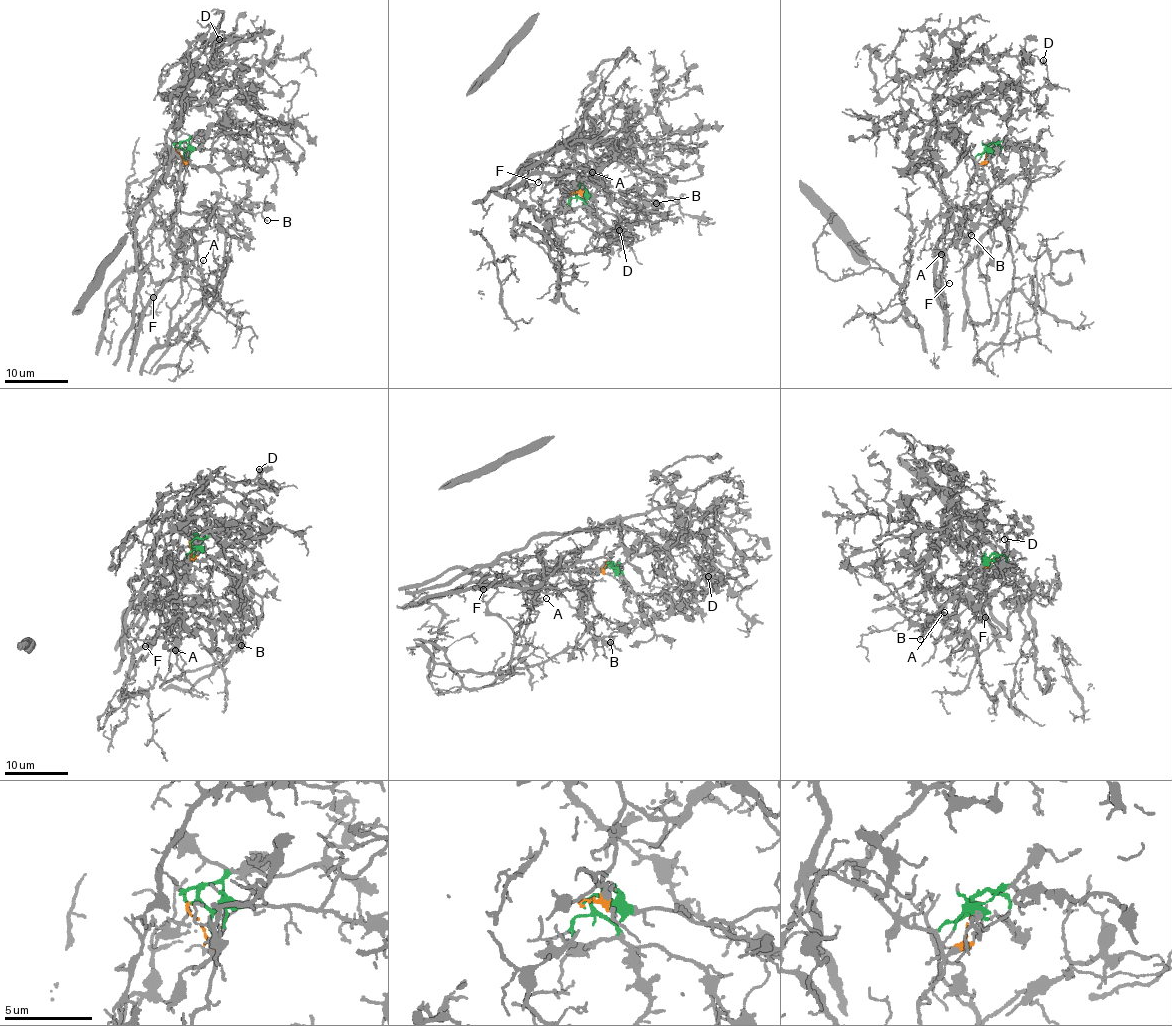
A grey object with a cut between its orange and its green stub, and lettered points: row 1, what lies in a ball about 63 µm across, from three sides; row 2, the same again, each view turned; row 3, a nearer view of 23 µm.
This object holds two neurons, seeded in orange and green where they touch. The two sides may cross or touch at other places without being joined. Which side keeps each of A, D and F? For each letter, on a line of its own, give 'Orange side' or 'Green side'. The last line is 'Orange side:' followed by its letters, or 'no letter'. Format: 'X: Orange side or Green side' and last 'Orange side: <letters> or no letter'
A: Orange side
D: Green side
F: Orange side
Orange side: A, F

